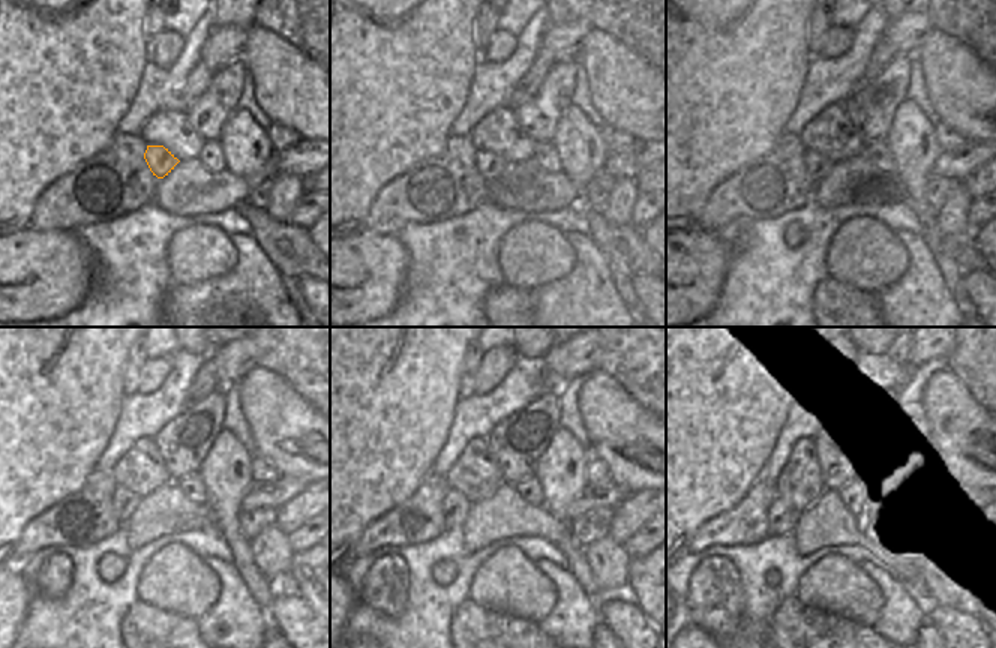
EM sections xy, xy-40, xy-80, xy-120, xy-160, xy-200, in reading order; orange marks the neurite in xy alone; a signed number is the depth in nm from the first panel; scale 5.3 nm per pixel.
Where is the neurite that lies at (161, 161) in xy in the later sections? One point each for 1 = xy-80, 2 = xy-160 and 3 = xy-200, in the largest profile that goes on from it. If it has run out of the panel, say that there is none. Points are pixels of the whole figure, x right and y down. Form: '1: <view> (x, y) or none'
1: xy-80 (818, 165)
2: xy-160 (456, 509)
3: xy-200 (782, 518)

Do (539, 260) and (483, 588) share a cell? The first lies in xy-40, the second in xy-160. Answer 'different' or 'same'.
same

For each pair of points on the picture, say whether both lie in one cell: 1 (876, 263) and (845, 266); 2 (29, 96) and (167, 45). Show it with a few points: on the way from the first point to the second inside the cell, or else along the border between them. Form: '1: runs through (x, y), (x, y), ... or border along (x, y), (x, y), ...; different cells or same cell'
1: runs through (869, 263), (852, 263); same cell
2: border along (150, 38), (146, 60); different cells

